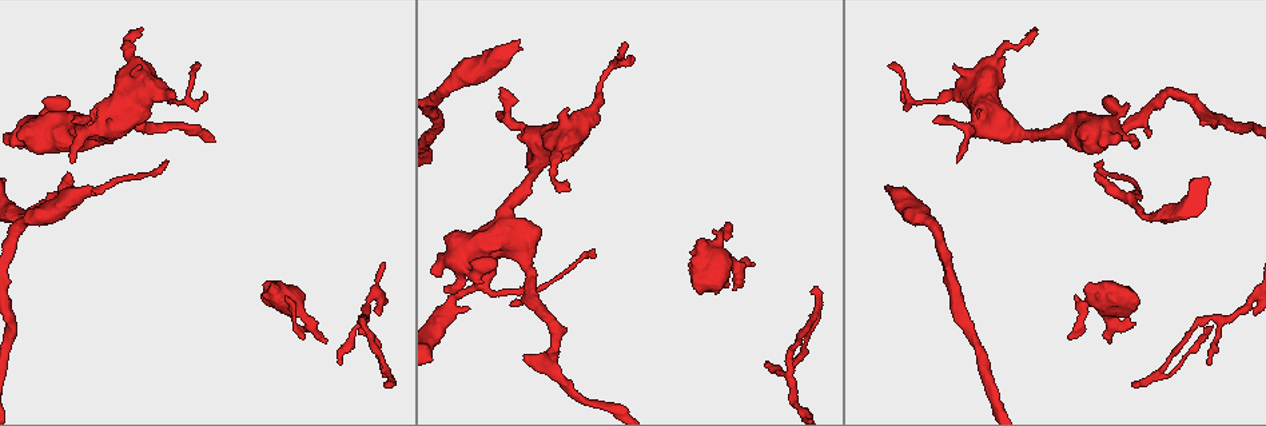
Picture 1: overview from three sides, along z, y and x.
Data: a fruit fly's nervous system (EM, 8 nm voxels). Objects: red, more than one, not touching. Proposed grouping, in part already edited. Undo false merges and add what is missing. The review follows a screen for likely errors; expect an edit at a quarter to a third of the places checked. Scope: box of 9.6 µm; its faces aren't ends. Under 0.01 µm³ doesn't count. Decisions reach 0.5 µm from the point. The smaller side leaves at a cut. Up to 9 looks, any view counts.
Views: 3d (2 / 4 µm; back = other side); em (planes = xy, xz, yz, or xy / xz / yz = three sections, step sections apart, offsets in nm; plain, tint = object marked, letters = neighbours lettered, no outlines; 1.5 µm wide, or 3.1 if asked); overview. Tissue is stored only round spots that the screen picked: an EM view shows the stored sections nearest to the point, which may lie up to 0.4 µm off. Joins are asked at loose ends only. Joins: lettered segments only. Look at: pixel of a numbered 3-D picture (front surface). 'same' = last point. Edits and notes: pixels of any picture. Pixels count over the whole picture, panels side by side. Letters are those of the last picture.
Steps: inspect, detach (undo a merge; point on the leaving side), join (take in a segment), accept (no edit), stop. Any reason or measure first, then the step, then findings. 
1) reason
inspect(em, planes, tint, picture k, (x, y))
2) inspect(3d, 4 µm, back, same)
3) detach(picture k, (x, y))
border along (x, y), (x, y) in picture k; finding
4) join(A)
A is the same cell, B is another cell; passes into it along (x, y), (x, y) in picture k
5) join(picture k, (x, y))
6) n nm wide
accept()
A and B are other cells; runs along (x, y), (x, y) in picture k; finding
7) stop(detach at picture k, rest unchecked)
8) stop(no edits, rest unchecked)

free end
inspect(3d, 2 µm, picture 1, (340, 363))

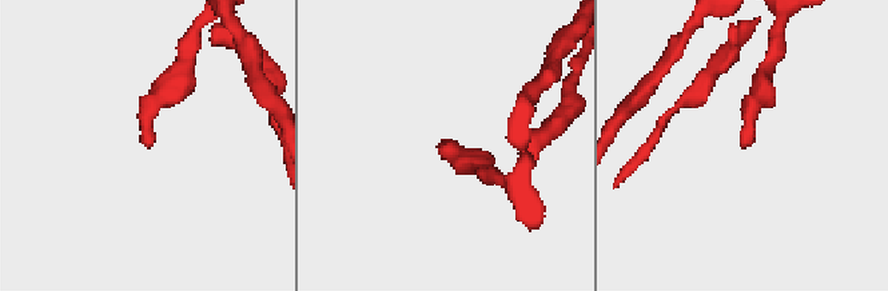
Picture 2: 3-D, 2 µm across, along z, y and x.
need the tissue
inspect(em, xz, step 8, tint, picture 2, (449, 143))

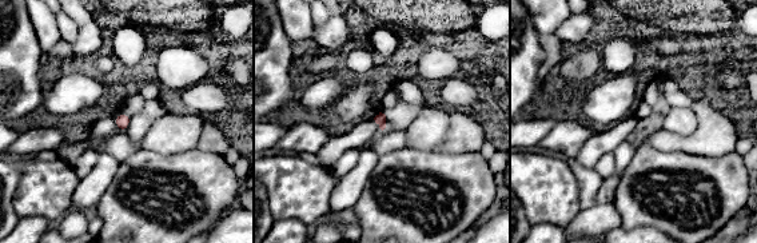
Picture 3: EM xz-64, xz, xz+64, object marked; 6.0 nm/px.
another direction
inspect(em, planes, letters, same)

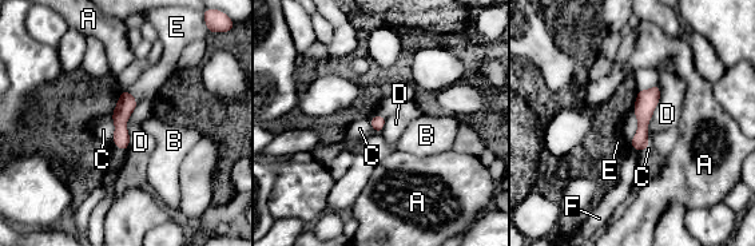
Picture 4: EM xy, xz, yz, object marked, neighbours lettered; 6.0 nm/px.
90 nm wide
accept()
A, B, C, D, E and F are other cells; runs along (656, 88), (643, 108), (639, 147) in picture 4; no lettered segment goes on from it

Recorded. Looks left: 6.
inspect(3d, 2 µm, picture 1, (1135, 322))

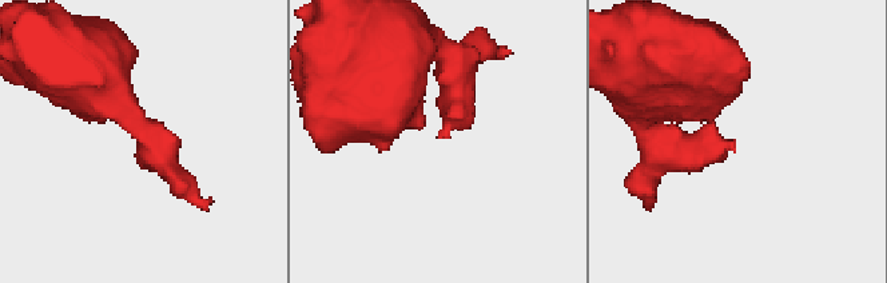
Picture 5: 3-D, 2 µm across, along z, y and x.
inspect(em, planes, letters, picture 5, (733, 145))

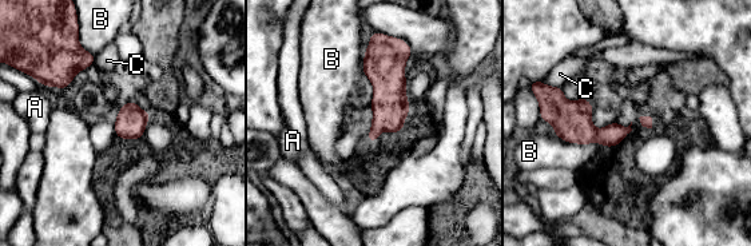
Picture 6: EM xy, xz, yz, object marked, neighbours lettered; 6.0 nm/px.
accept()
A, B and C are other cells; none of them fits

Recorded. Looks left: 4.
tapers out
inspect(em, xy, step 4, plain, picture 1, (811, 292))

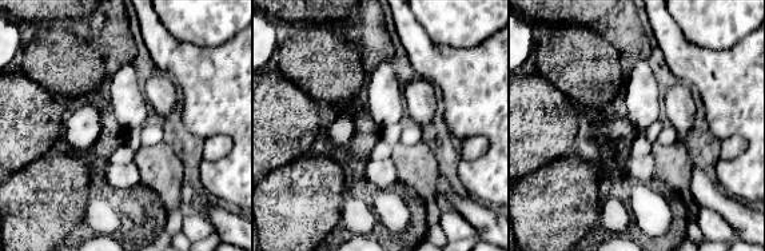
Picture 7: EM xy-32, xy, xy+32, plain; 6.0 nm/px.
see the neighbours
inspect(em, xy, step 4, letters, same)

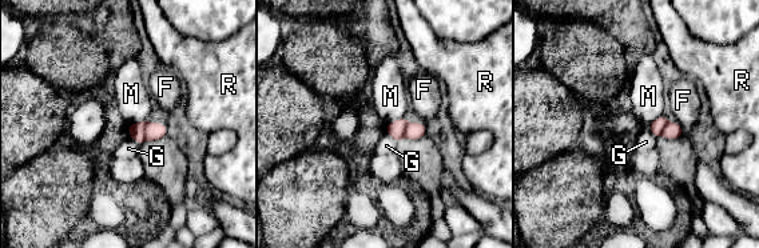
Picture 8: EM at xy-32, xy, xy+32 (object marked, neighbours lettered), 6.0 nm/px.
detach(picture 8, (154, 131))
F, G, M and R are other cells; border along (148, 122), (144, 130), (144, 139) in picture 8; two neurons meet here

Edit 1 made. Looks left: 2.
see it whole again
inspect(overview)

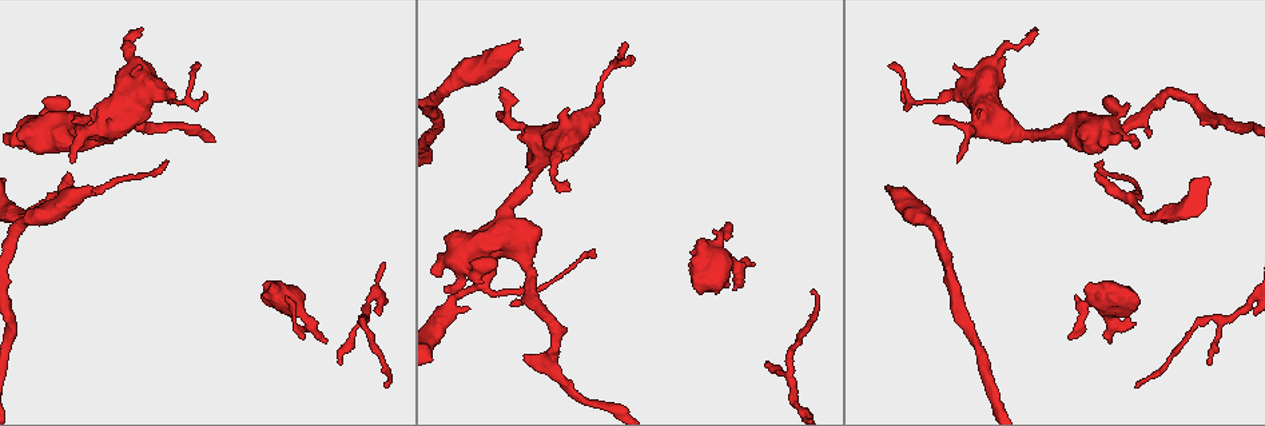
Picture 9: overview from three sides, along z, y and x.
thin end
inspect(em, planes, letters, picture 9, (593, 253))

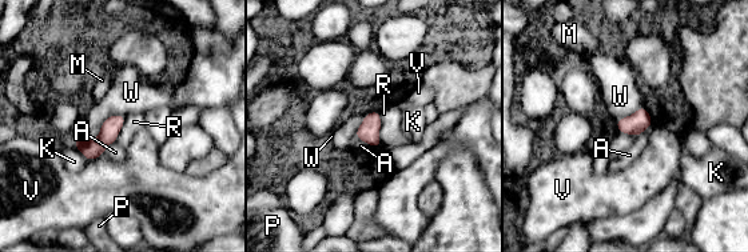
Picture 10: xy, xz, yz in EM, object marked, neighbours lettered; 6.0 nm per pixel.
accept()
A, K, M, P, R, V and W are other cells; border along (378, 112), (380, 140), (382, 143) in picture 10; none of them fits

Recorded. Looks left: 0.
stop(detach at picture 8, rest unchecked)

